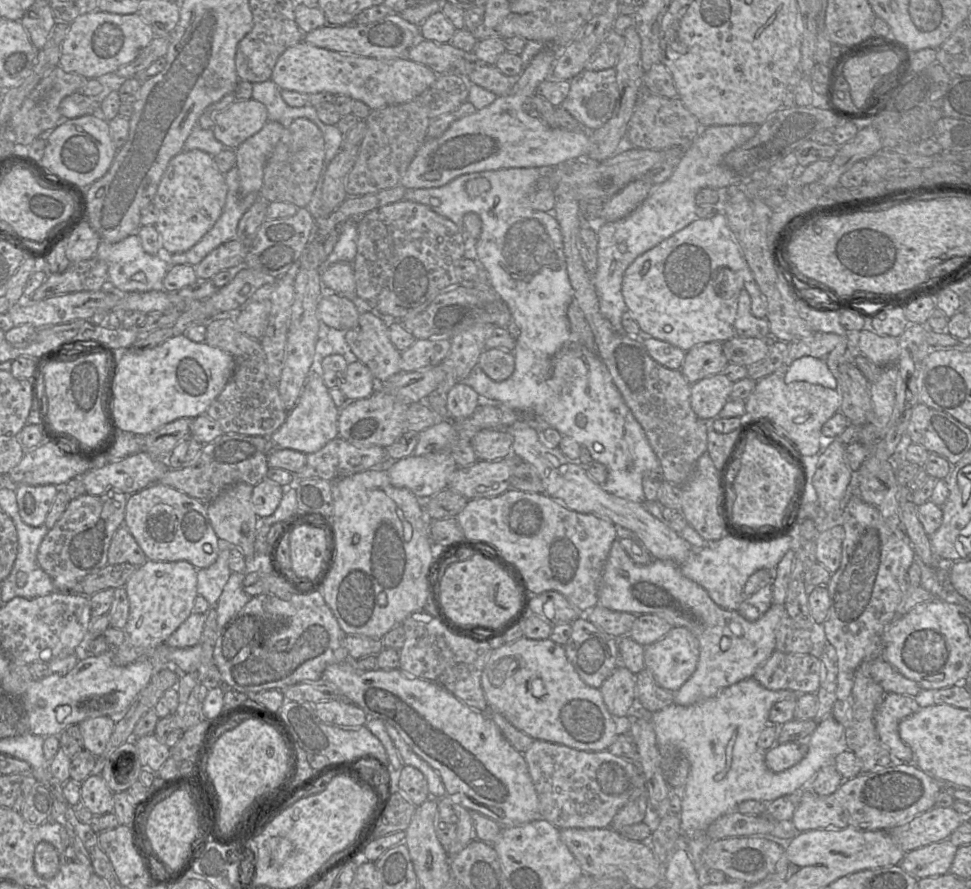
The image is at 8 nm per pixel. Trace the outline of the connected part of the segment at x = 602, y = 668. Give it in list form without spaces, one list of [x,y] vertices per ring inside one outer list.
[[[580,615],[572,623],[572,634],[564,646],[568,661],[581,680],[598,688],[619,663],[618,639]]]

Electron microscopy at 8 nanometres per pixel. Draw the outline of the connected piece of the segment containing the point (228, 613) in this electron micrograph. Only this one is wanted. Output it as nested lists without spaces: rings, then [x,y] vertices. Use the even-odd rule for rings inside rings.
[[[232,572],[215,606],[217,626],[222,629],[252,598],[243,589],[244,573]]]

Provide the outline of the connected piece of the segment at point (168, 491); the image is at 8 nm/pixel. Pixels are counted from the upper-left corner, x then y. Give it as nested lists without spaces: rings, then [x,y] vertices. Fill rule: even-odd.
[[[154,483],[128,495],[124,525],[147,560],[188,561],[197,569],[207,568],[218,558],[218,536],[207,513],[207,504],[173,487]]]

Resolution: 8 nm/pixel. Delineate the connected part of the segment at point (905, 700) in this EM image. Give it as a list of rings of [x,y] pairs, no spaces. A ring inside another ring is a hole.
[[[886,693],[875,711],[874,722],[879,739],[897,762],[913,762],[913,752],[901,740],[898,725],[920,708],[909,695]]]

